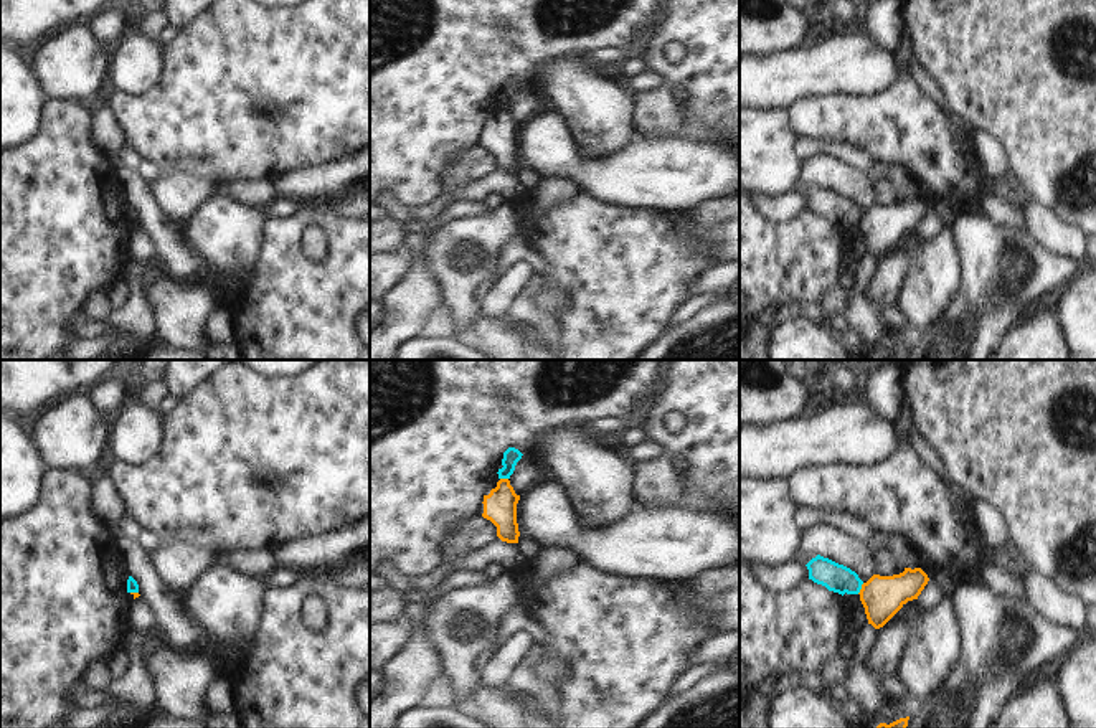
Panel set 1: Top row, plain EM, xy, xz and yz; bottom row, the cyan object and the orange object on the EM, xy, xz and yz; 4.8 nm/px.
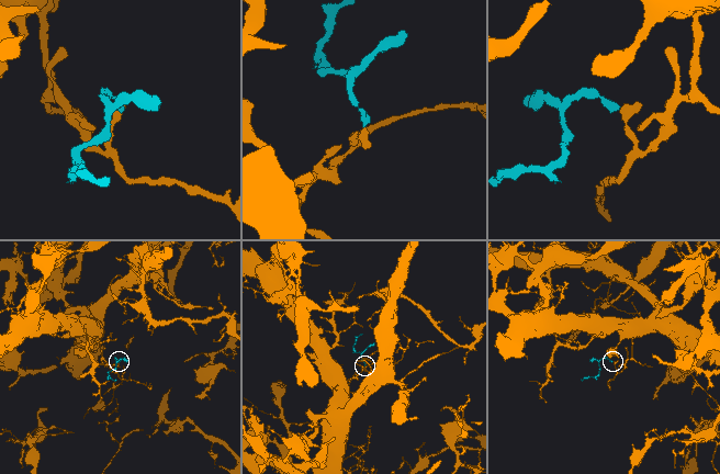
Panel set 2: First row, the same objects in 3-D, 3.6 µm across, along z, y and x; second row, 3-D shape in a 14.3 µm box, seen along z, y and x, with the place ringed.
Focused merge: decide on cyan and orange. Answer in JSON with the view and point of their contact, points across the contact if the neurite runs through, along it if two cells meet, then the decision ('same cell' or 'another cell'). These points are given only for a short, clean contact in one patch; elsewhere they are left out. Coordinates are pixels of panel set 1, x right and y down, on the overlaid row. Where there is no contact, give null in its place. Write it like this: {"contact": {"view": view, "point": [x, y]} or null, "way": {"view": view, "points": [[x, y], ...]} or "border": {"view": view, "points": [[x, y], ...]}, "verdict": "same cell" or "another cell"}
{"contact": {"view": "yz", "point": [860, 588]}, "border": {"view": "yz", "points": [[864, 583], [857, 593]]}, "verdict": "another cell"}

